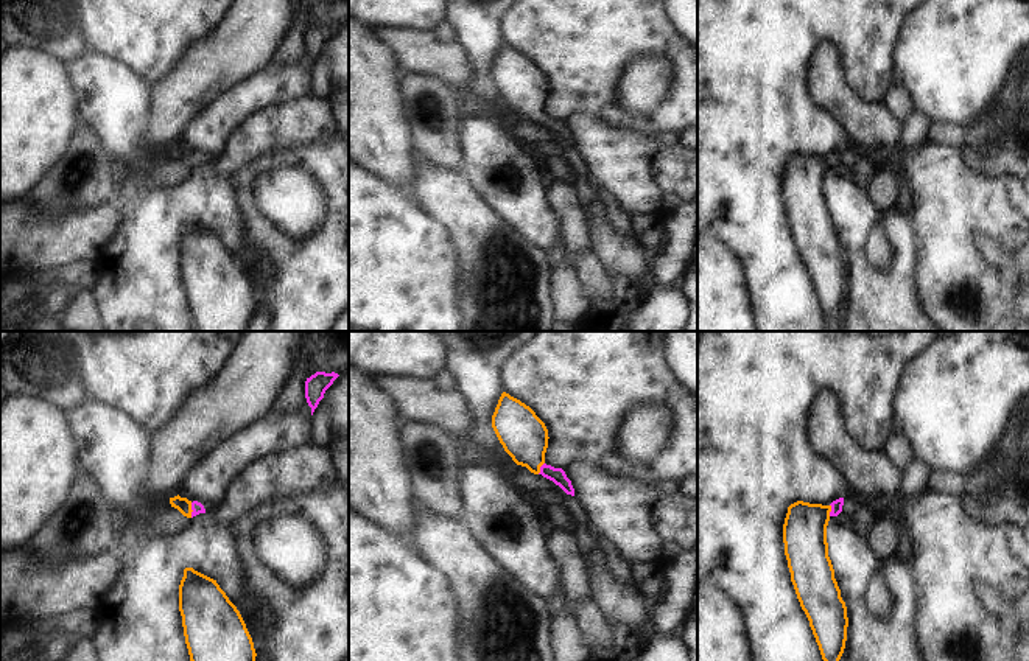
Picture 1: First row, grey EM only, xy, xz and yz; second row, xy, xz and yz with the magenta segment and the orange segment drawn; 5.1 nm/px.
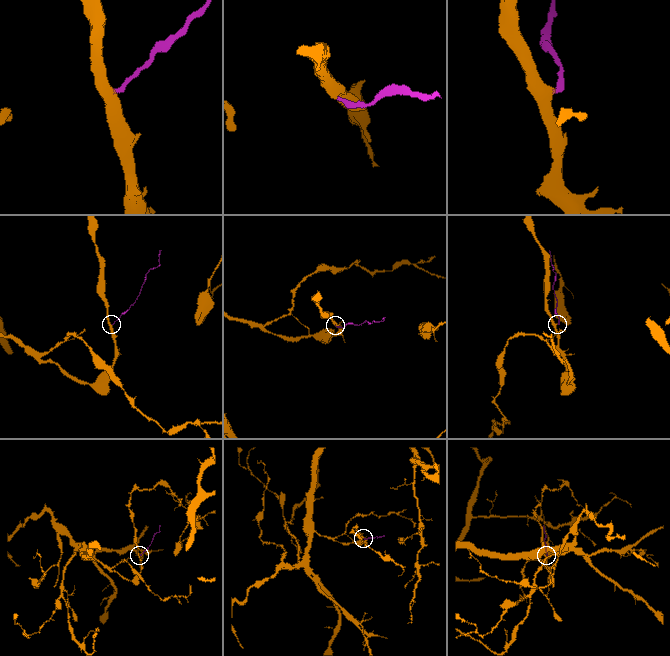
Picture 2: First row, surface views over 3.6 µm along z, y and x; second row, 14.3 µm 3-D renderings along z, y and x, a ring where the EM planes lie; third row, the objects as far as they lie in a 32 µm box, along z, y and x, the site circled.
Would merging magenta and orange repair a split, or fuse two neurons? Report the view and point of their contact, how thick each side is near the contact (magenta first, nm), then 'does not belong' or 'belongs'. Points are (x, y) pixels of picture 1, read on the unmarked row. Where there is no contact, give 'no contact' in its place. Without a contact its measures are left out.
xy (192, 160) | 60/80 nm | belongs

